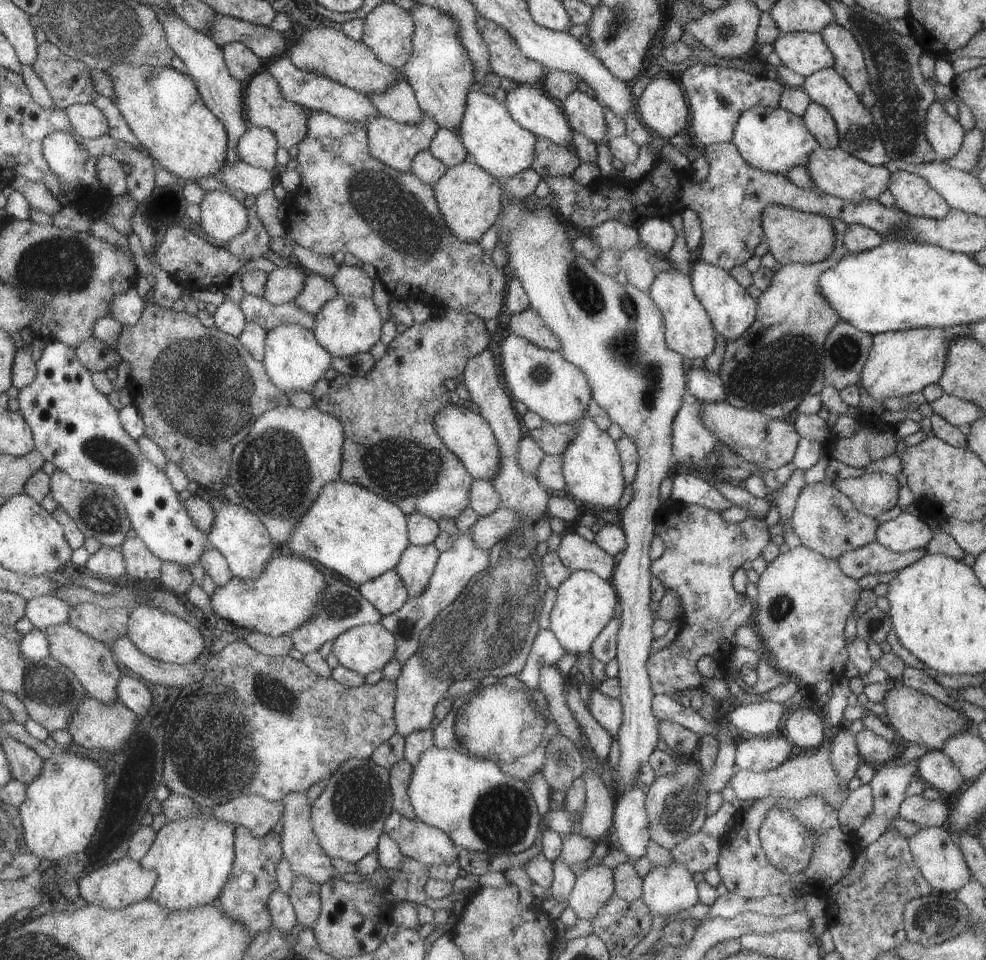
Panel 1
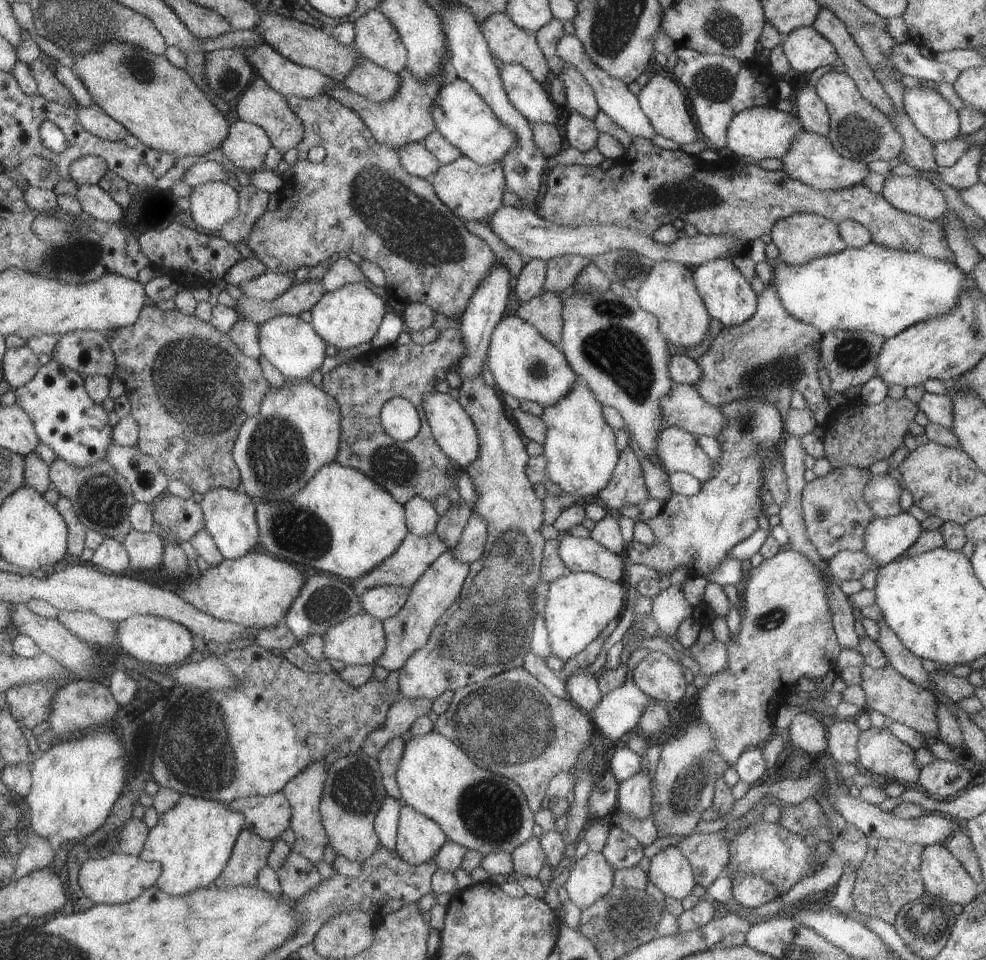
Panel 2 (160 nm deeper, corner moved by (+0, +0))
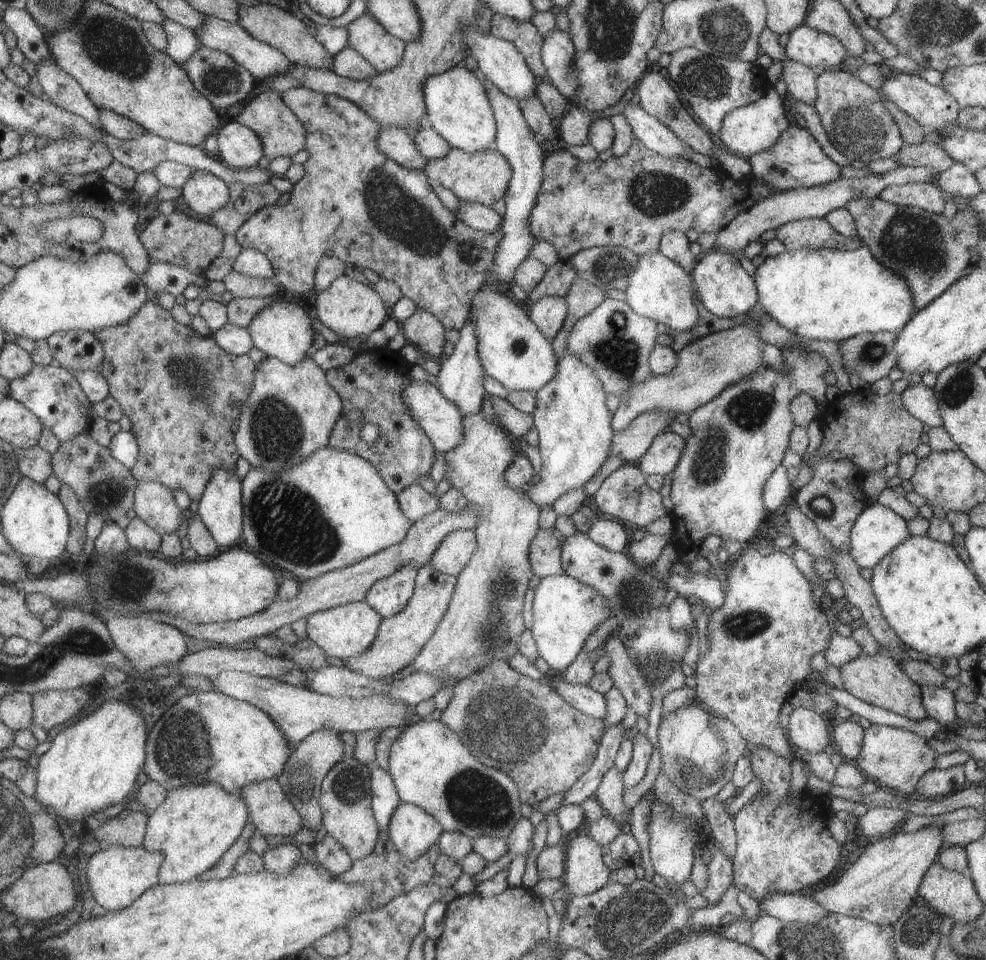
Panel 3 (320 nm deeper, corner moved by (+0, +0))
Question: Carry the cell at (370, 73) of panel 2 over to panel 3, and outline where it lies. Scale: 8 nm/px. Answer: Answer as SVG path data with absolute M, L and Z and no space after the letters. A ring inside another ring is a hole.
M343 47L331 57L330 69L337 74L352 81L360 81L365 77L373 76L376 70L351 47Z

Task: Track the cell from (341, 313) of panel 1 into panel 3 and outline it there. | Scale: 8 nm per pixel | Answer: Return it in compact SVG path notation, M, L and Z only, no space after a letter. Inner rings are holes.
M344 274L332 280L327 288L324 288L321 292L313 293L310 301L319 322L329 332L338 335L341 338L340 340L355 338L360 335L368 336L374 330L379 329L389 316L389 310L385 308L373 287L370 287L367 283L357 282L357 280Z

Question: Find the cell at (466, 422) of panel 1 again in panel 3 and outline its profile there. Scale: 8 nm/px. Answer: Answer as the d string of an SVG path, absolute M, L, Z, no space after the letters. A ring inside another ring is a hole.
M409 380L409 384L401 390L401 400L411 412L411 418L423 428L423 432L430 439L433 449L441 454L454 450L463 440L463 416L459 414L457 406L451 400L445 400L441 392L433 384Z

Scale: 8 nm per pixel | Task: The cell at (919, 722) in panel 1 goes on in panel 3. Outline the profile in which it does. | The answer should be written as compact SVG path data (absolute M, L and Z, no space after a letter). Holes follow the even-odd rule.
M861 652L853 660L845 662L838 669L841 686L851 696L855 696L867 704L883 708L883 710L906 716L911 720L927 718L928 714L921 704L920 686L913 682L901 670L897 662L884 652L873 653L872 655Z

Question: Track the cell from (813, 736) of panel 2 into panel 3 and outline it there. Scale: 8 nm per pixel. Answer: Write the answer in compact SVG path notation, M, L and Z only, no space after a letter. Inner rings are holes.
M807 708L792 710L785 734L793 748L809 754L823 753L825 746L831 744L825 722L819 714Z

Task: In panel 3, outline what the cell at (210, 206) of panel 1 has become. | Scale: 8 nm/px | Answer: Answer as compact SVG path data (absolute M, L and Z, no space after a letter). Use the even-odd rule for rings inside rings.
M193 169L181 188L185 204L197 216L211 216L228 199L225 182L203 169Z

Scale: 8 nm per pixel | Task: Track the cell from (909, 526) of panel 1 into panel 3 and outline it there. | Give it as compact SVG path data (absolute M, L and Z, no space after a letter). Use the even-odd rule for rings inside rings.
M871 502L856 516L851 525L848 553L860 569L870 569L882 556L891 552L895 545L904 541L908 536L906 520L883 505Z

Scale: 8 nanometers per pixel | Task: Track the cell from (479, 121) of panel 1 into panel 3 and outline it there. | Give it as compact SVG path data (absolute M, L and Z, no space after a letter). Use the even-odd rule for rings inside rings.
M460 63L442 73L428 76L422 89L427 110L426 124L435 129L451 148L468 153L493 148L496 124L485 87L475 73Z

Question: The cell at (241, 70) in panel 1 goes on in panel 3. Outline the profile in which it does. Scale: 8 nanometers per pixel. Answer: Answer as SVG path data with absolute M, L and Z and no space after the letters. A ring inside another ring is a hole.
M201 45L197 47L181 64L194 89L204 96L212 107L224 109L235 102L244 101L245 96L253 90L255 79L245 67L238 65L229 55Z

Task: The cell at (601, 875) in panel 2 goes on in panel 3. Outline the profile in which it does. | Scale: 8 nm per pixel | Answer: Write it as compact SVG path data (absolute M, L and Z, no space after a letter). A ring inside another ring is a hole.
M585 829L570 835L562 882L574 897L587 896L603 888L610 882L609 871L603 864L600 846L589 838Z

